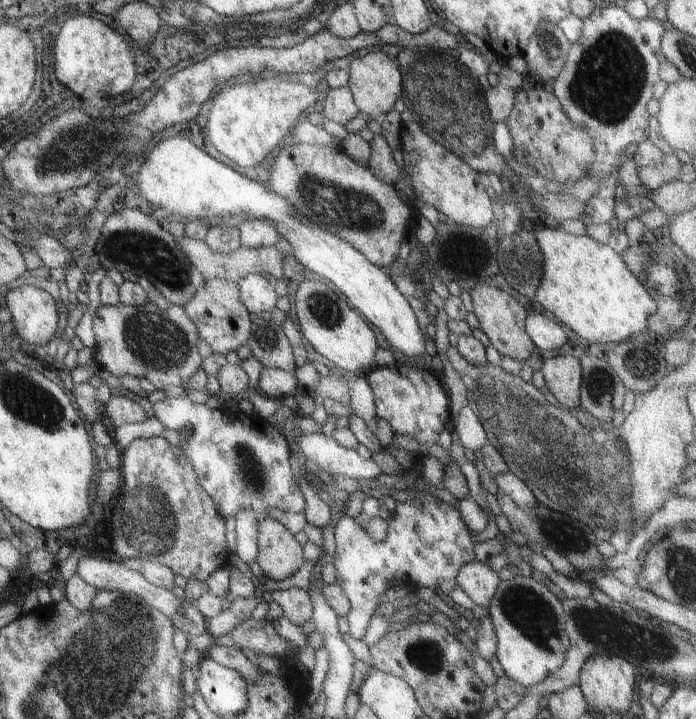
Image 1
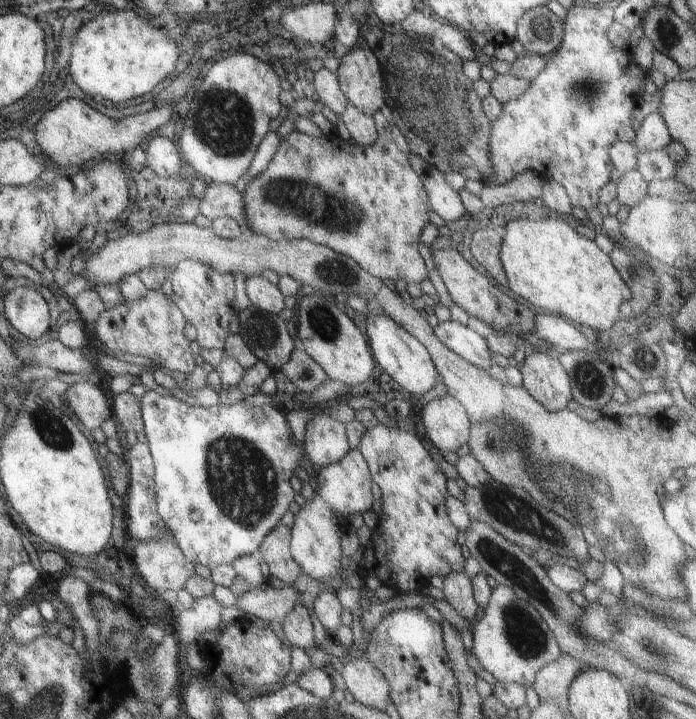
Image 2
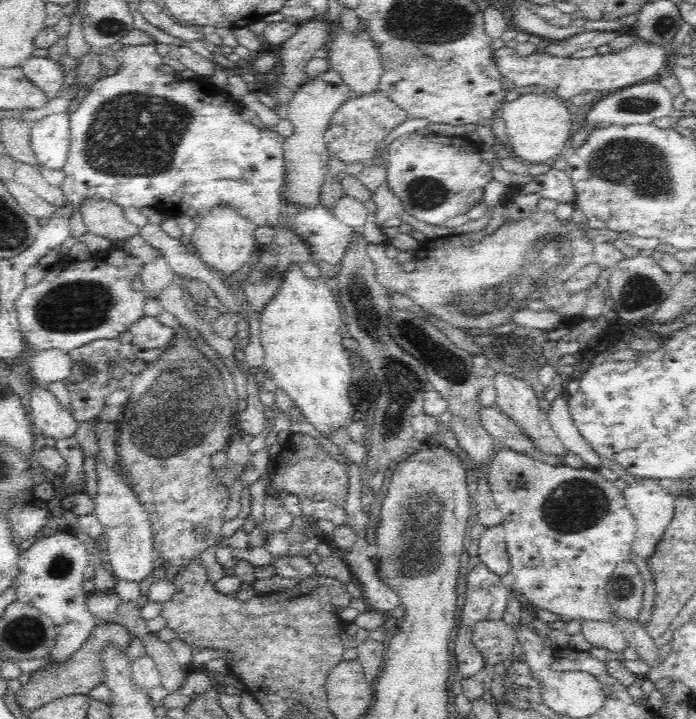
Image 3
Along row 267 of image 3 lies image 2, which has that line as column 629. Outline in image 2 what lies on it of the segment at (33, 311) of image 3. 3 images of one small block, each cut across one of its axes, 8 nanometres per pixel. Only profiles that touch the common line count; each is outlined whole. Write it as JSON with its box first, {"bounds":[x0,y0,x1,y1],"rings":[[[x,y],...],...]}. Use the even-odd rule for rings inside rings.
{"bounds":[484,5,647,210],"rings":[[[571,5],[562,20],[562,35],[559,46],[549,56],[547,66],[537,73],[523,94],[501,104],[501,112],[489,122],[489,162],[491,176],[487,176],[484,186],[491,187],[509,182],[523,171],[540,173],[543,178],[557,182],[564,188],[570,206],[583,210],[597,208],[599,189],[609,182],[613,164],[609,160],[609,146],[618,141],[631,142],[630,114],[635,107],[639,91],[643,91],[647,72],[643,72],[627,48],[615,48],[607,40],[607,28],[613,24],[612,9],[601,5],[599,8]]]}

